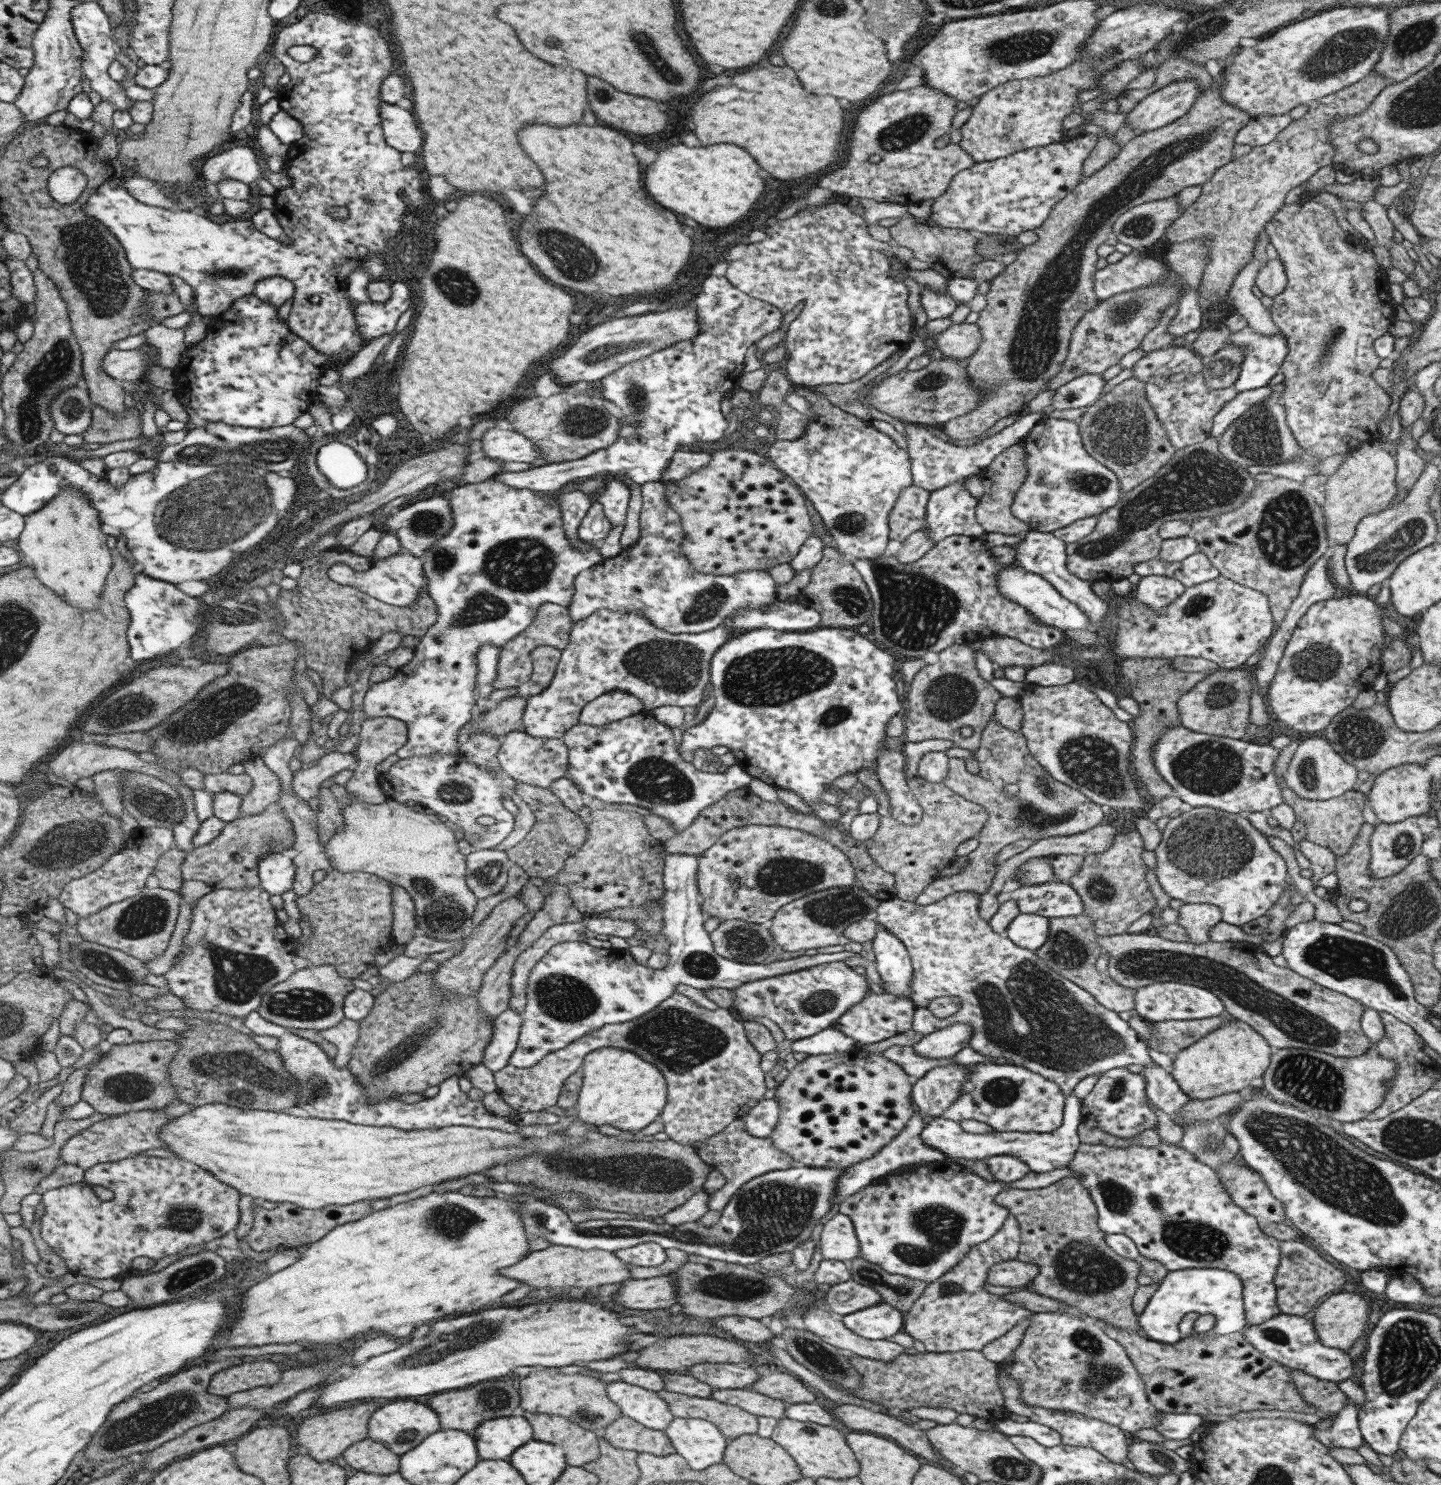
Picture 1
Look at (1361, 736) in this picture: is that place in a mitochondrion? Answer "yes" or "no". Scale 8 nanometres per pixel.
yes

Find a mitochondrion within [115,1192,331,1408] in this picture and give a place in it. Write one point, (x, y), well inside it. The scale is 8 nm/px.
(183, 1278)

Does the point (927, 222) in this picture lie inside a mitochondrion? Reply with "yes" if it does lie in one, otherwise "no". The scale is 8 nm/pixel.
no

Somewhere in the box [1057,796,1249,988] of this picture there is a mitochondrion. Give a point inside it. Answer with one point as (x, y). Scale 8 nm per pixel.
(1101, 889)

